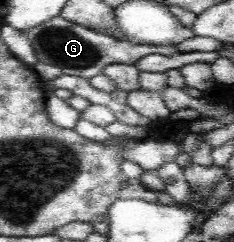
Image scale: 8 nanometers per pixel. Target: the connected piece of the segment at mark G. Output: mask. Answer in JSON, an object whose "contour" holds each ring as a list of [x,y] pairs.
{"contour":[[[55,16],[45,21],[37,27],[31,27],[25,31],[38,61],[57,65],[65,75],[76,75],[87,79],[95,77],[102,73],[103,68],[108,63],[127,63],[134,65],[141,57],[157,53],[165,56],[172,56],[178,50],[176,46],[171,45],[147,45],[142,43],[133,43],[122,36],[111,36],[101,34],[78,23],[73,23],[63,17]]]}

